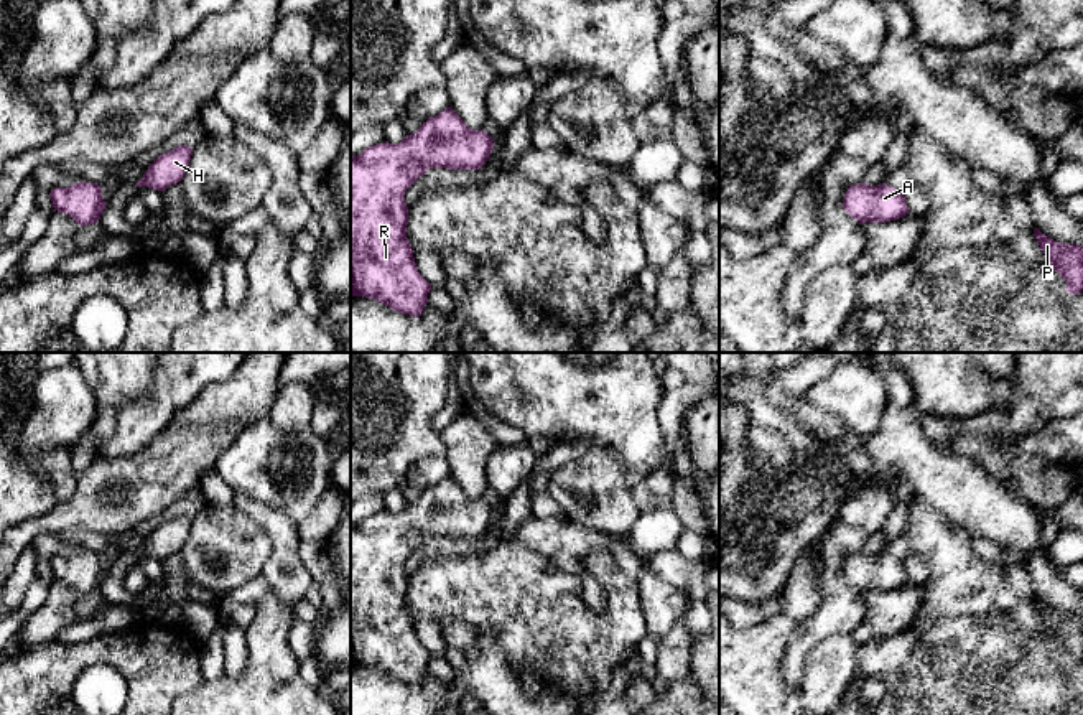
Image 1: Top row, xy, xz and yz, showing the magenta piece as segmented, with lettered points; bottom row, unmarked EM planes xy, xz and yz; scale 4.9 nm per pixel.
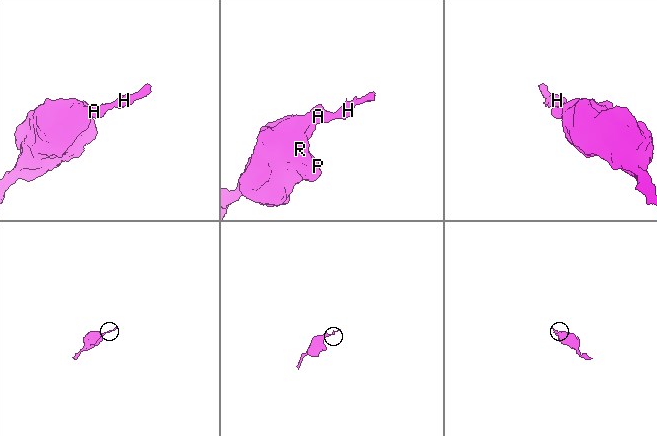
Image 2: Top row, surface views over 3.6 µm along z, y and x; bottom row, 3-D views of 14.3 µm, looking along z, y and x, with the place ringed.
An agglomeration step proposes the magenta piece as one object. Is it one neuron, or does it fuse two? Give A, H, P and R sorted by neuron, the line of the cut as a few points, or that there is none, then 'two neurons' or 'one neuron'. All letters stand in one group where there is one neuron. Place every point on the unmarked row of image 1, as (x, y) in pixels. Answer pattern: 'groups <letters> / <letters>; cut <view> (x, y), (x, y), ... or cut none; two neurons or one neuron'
groups A H P R; cut none; one neuron

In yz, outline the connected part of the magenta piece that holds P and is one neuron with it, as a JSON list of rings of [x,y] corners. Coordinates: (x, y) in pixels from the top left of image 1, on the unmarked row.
[[[1034,598],[1037,613],[1048,626],[1053,639],[1067,649],[1067,661],[1078,664],[1083,659],[1083,616],[1078,613],[1060,613]]]

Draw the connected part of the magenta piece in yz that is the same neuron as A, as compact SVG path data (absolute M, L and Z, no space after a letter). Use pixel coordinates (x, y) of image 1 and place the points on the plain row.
M866 552L849 555L843 577L859 593L889 591L909 583L904 562L885 552L877 555Z

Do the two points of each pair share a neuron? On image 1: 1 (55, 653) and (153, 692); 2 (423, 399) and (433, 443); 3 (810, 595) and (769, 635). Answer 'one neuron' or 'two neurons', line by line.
1: one neuron
2: one neuron
3: two neurons

